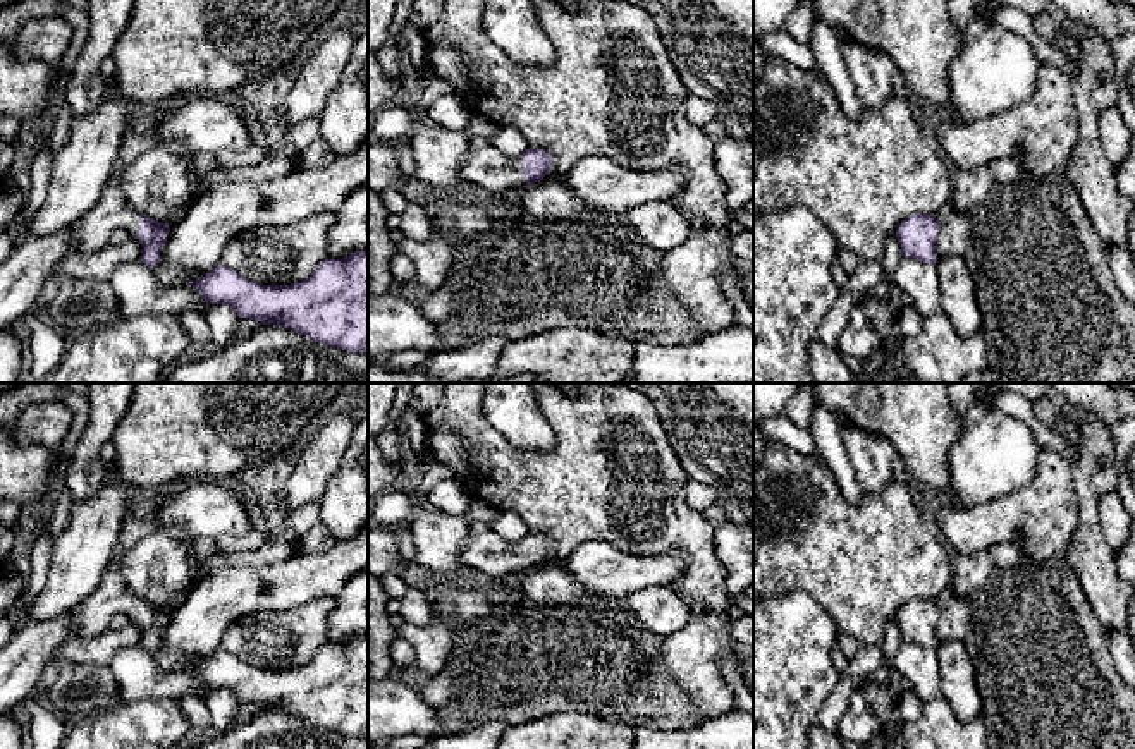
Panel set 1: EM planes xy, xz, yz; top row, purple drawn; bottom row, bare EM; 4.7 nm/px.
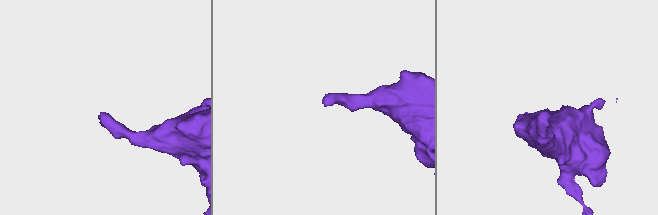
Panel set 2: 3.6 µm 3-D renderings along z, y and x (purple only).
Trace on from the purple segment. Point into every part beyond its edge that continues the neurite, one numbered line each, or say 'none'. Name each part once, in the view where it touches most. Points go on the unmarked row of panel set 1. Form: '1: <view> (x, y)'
1: xz (485, 552)

